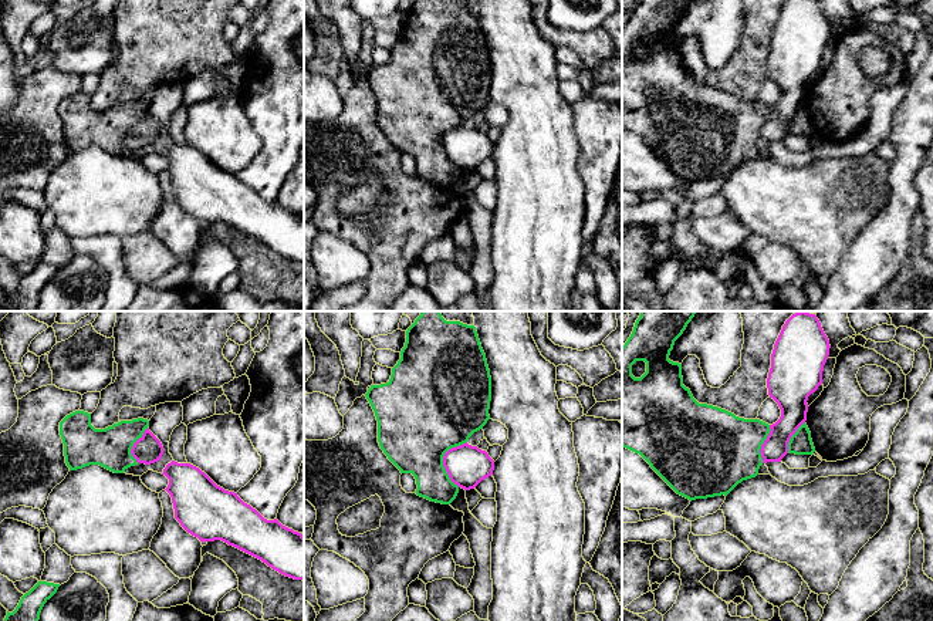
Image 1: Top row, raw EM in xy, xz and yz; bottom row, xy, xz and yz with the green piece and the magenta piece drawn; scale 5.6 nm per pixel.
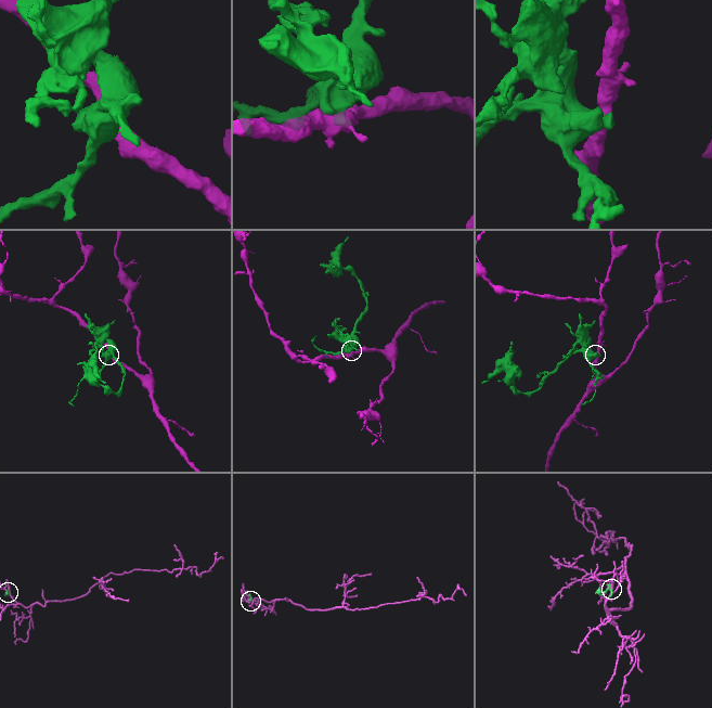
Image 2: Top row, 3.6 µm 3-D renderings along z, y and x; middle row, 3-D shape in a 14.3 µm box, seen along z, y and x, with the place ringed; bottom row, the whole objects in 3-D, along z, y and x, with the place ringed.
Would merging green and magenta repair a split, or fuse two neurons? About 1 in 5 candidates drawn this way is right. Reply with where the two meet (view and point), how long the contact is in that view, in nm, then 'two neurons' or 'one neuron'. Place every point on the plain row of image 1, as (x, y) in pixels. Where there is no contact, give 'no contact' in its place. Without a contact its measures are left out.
xz (442, 142) | 260 nm | two neurons

